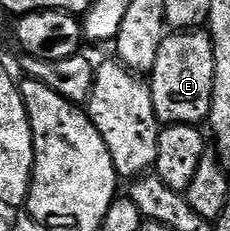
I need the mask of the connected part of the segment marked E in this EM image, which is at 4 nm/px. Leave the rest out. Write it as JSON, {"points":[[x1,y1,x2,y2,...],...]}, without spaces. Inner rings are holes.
{"points":[[204,30,167,33,157,49,157,61,153,61,153,69,149,73,153,109,160,124,206,124,213,98,213,75,213,41]]}

